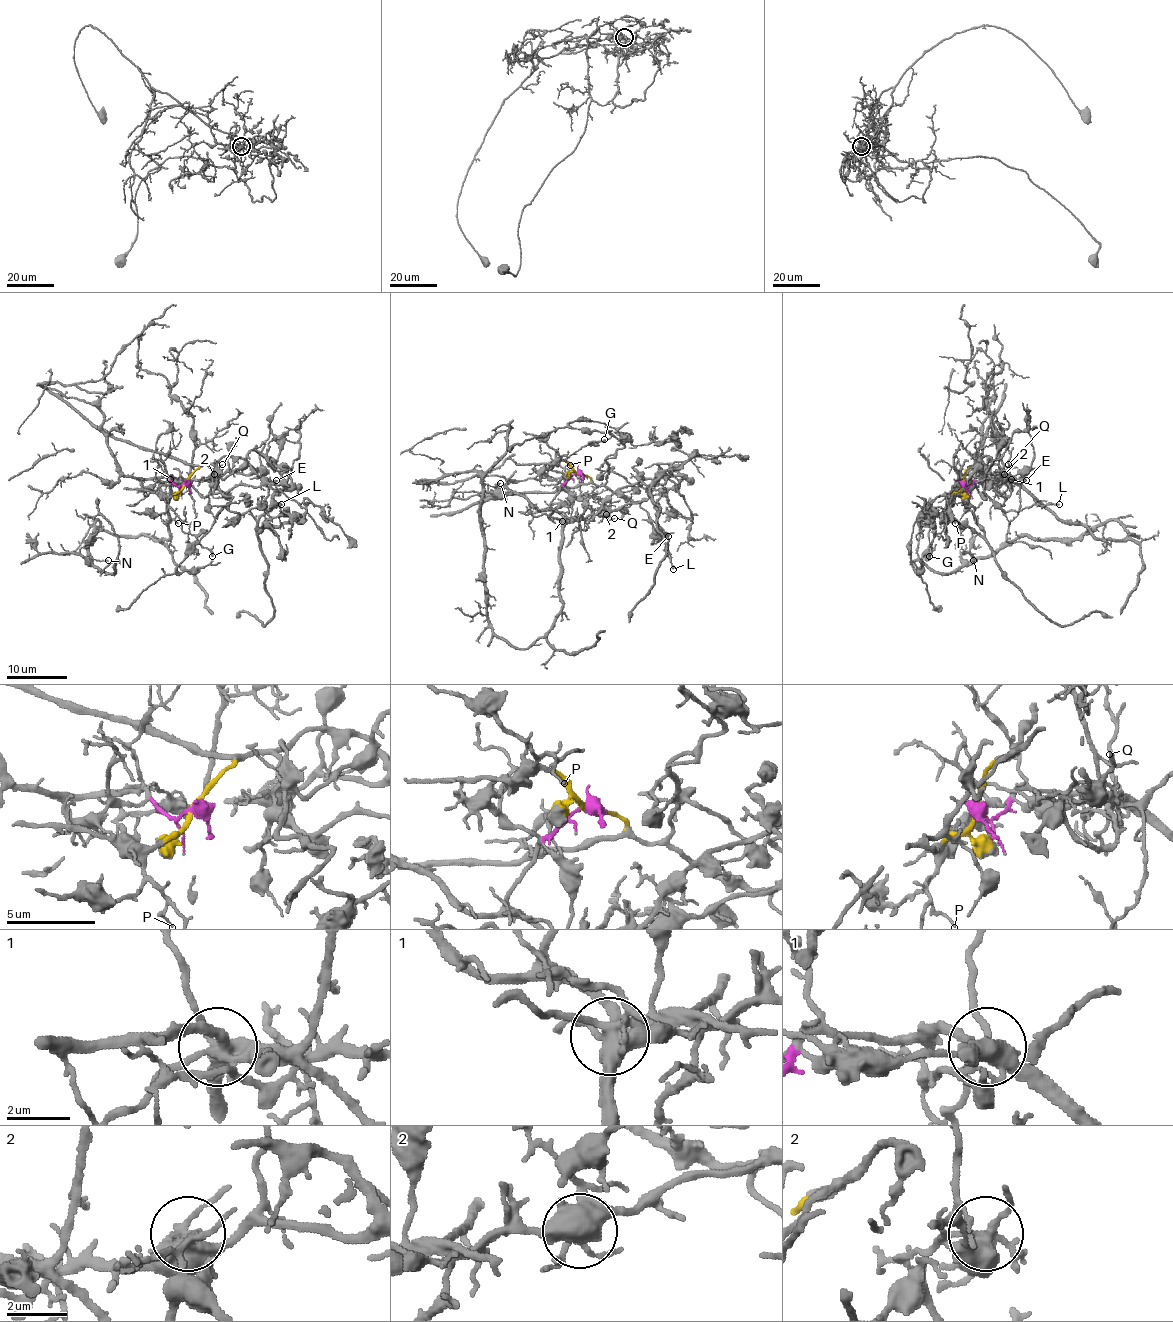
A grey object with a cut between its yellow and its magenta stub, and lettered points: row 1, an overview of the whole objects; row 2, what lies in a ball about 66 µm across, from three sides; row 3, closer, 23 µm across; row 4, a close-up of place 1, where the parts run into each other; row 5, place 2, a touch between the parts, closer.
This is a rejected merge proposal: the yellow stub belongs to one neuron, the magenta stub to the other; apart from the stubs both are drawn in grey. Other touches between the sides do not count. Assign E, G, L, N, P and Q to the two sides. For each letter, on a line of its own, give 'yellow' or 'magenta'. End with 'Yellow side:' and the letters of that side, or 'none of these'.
E: yellow
G: yellow
L: yellow
N: magenta
P: yellow
Q: yellow
Yellow side: E, G, L, P, Q

